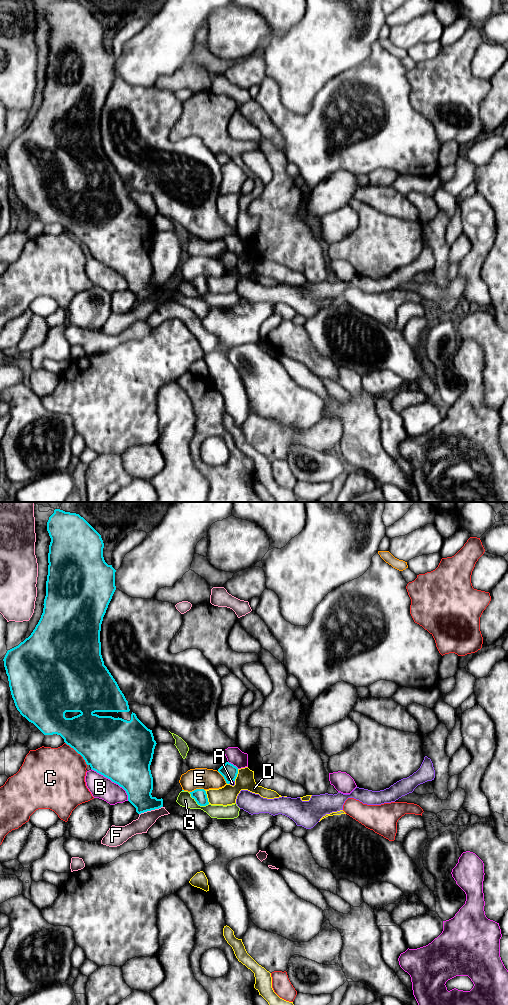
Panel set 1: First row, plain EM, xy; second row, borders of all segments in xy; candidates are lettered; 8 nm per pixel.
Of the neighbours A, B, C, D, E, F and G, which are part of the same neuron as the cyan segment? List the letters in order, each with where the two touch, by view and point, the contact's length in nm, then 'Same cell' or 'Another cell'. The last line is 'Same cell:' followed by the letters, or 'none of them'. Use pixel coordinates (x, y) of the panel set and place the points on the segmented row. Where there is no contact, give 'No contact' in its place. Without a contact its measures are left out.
A: Touches cyan at xy (231, 781). Shared border 60 nm. Another cell
B: Touches cyan at xy (113, 781). Shared border 400 nm. Another cell
C: Touches cyan at xy (77, 752). Shared border 260 nm. Another cell
D: Touches cyan at xy (206, 797). Shared border 120 nm. Another cell
E: Touches cyan at xy (197, 789). Shared border 120 nm. Another cell
F: Touches cyan at xy (150, 810). Shared border 200 nm. Another cell
G: Touches cyan at xy (197, 803). Shared border 190 nm. Another cell
Same cell: none of them

